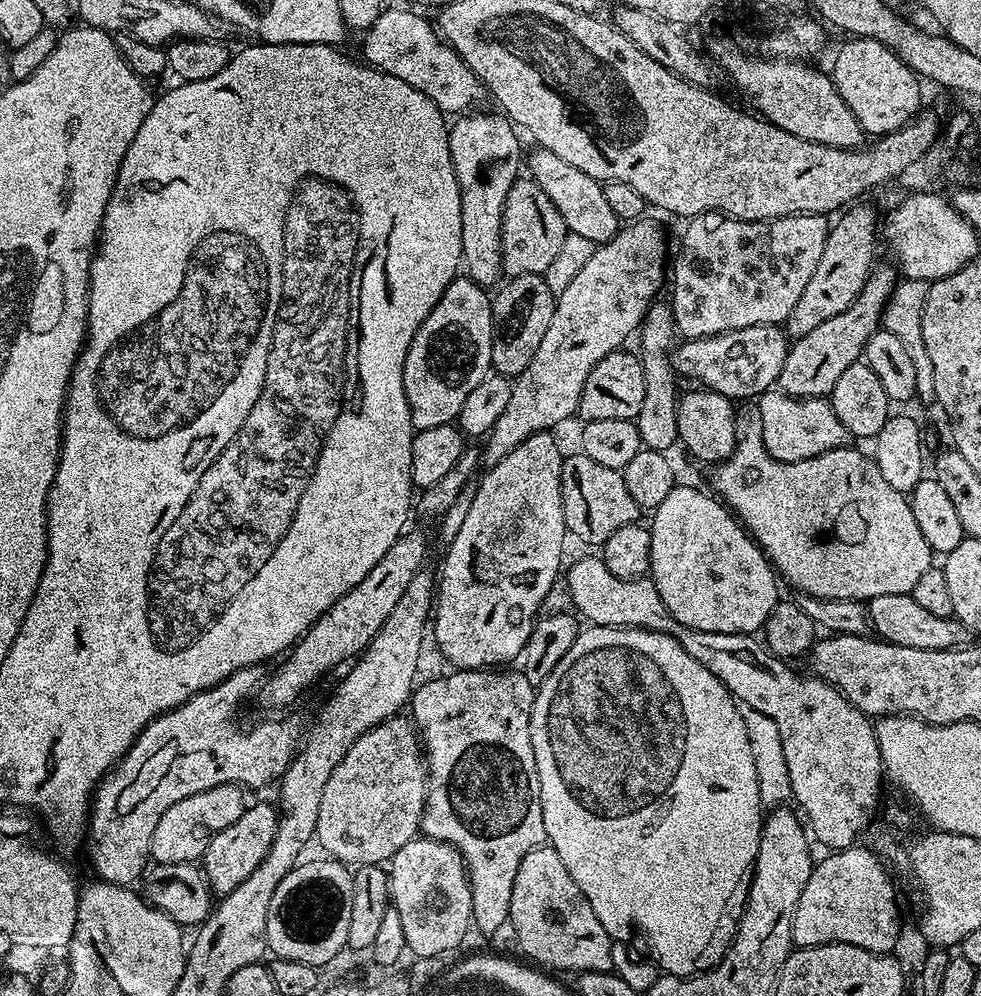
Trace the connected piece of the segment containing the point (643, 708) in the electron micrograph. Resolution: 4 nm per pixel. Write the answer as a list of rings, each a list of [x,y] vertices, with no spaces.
[[[588,626],[581,630],[574,646],[570,646],[570,650],[566,650],[566,654],[562,654],[562,662],[558,662],[558,666],[554,666],[554,670],[550,670],[548,677],[535,689],[535,694],[530,714],[530,742],[534,742],[534,762],[538,770],[540,805],[542,806],[544,834],[547,843],[556,851],[558,858],[562,858],[562,866],[566,866],[566,870],[570,870],[570,878],[574,878],[574,882],[578,882],[578,886],[582,890],[582,894],[586,894],[590,906],[594,906],[594,914],[598,914],[598,922],[602,922],[602,926],[608,931],[608,935],[612,937],[613,941],[631,941],[633,939],[632,931],[635,928],[641,928],[645,938],[648,939],[649,946],[652,947],[651,955],[667,975],[685,978],[695,975],[698,970],[696,963],[699,962],[700,955],[707,950],[708,943],[711,942],[712,935],[715,934],[716,927],[719,926],[720,919],[723,918],[724,911],[727,910],[728,903],[731,902],[732,895],[736,892],[736,887],[740,883],[742,883],[741,885],[745,883],[746,877],[756,863],[760,832],[764,828],[765,813],[762,811],[760,803],[758,774],[754,774],[754,754],[750,754],[750,738],[746,738],[746,722],[737,701],[728,693],[726,686],[722,686],[722,682],[718,682],[718,678],[714,678],[714,674],[710,674],[710,670],[706,670],[706,666],[694,662],[694,658],[690,658],[690,654],[686,654],[686,650],[682,650],[682,646],[674,638],[661,632],[651,632],[645,628],[611,628],[610,626]]]

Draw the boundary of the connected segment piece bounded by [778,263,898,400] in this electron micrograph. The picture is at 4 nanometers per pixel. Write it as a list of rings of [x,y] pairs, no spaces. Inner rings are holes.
[[[877,263],[873,267],[872,273],[868,275],[868,281],[864,283],[858,294],[858,298],[854,298],[854,302],[846,310],[842,310],[842,314],[830,318],[830,322],[822,322],[816,329],[810,330],[810,334],[797,336],[791,341],[778,381],[779,391],[788,396],[795,396],[797,400],[831,397],[840,375],[851,364],[857,363],[863,357],[866,342],[881,327],[884,308],[888,305],[888,299],[898,283],[897,269],[891,263],[888,264]]]

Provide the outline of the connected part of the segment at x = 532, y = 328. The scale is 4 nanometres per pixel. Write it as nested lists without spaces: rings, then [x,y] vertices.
[[[542,274],[511,277],[508,284],[493,295],[491,362],[497,375],[514,378],[530,364],[542,337],[554,316],[556,294],[550,290]]]

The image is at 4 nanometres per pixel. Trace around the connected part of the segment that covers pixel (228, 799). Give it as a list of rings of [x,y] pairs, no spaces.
[[[223,784],[190,798],[182,798],[182,802],[174,802],[174,806],[170,806],[170,810],[158,818],[152,839],[151,859],[156,864],[191,864],[199,861],[210,838],[226,830],[226,826],[238,822],[246,807],[243,795],[245,793],[237,785]]]

